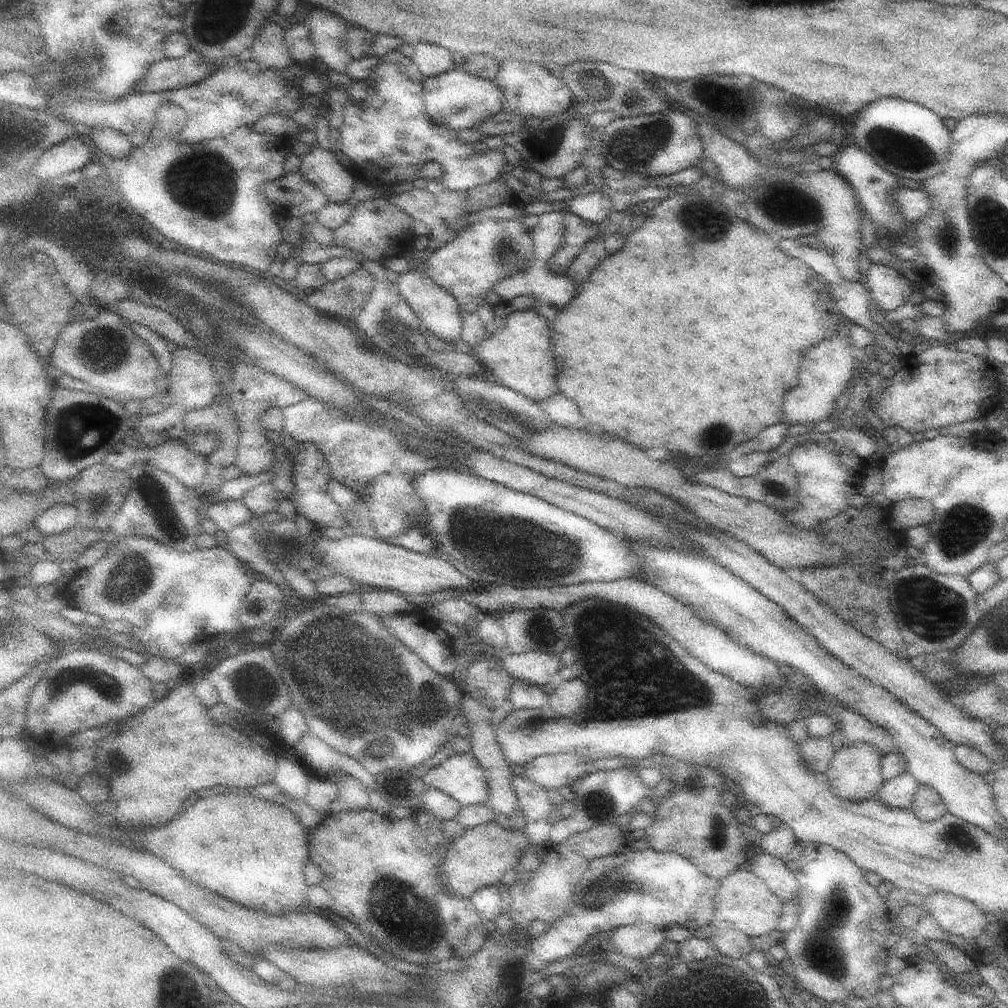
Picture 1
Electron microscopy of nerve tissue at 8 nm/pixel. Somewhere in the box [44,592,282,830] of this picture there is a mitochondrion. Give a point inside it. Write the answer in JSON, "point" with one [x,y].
{"point":[60,687]}

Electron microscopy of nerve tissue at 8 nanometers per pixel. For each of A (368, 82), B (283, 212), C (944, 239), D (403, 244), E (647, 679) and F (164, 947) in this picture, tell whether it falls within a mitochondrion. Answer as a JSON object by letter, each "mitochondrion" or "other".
{"A":"other","B":"other","C":"mitochondrion","D":"other","E":"mitochondrion","F":"other"}

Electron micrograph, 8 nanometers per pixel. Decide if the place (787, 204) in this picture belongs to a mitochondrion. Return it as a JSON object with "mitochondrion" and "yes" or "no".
{"mitochondrion":"yes"}

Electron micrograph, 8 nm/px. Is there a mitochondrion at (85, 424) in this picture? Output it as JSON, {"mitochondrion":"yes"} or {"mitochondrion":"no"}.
{"mitochondrion":"yes"}

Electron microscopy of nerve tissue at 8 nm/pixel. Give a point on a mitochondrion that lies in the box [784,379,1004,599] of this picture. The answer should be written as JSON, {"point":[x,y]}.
{"point":[966,526]}

